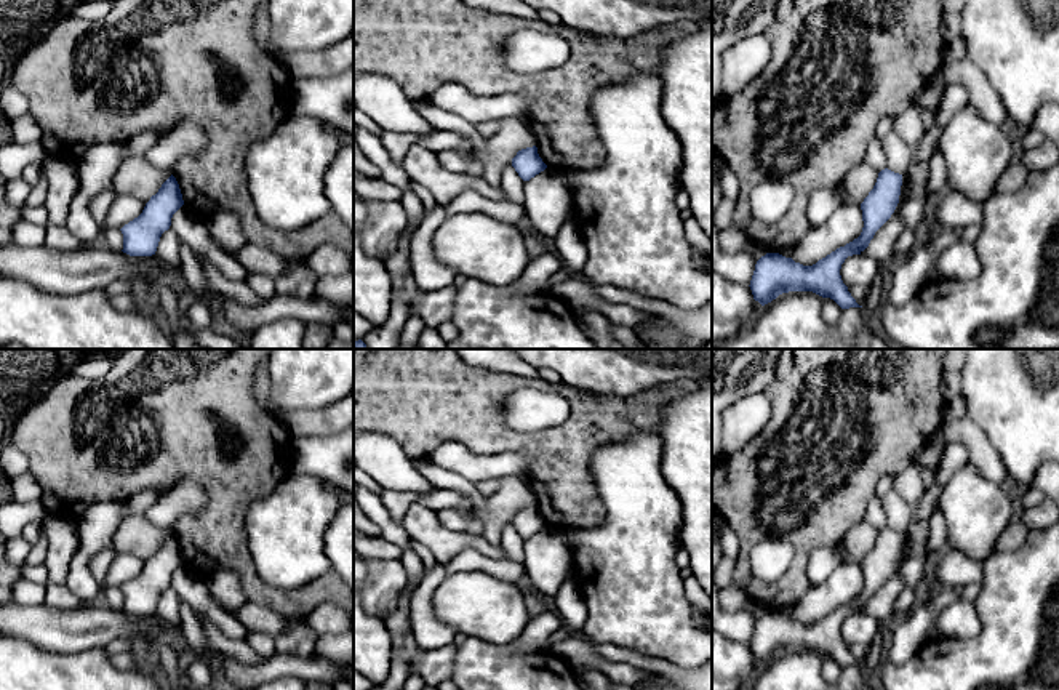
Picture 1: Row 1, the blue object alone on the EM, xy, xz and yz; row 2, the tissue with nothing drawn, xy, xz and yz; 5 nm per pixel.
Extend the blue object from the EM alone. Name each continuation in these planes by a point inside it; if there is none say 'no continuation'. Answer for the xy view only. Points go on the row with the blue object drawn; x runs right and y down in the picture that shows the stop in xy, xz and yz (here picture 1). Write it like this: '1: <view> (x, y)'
no continuation

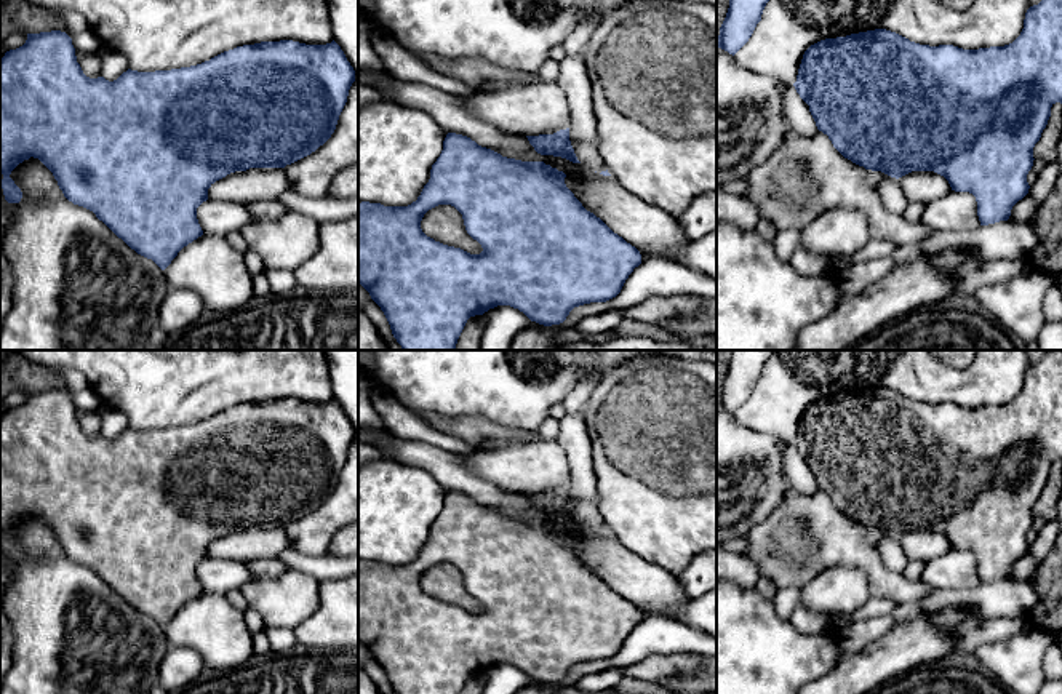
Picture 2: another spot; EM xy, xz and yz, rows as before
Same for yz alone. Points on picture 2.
no continuation

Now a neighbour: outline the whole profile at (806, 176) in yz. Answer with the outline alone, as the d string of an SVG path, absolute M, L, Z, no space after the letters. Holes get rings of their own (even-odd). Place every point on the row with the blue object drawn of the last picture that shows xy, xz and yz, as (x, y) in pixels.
M787 125L781 149L744 177L747 182L744 198L757 205L760 219L769 221L776 232L785 229L801 232L824 211L848 208L867 216L872 238L888 240L896 246L913 245L918 248L934 230L884 209L878 193L878 184L884 176L881 171L865 170L844 158L822 131L817 130L812 136L801 136Z

